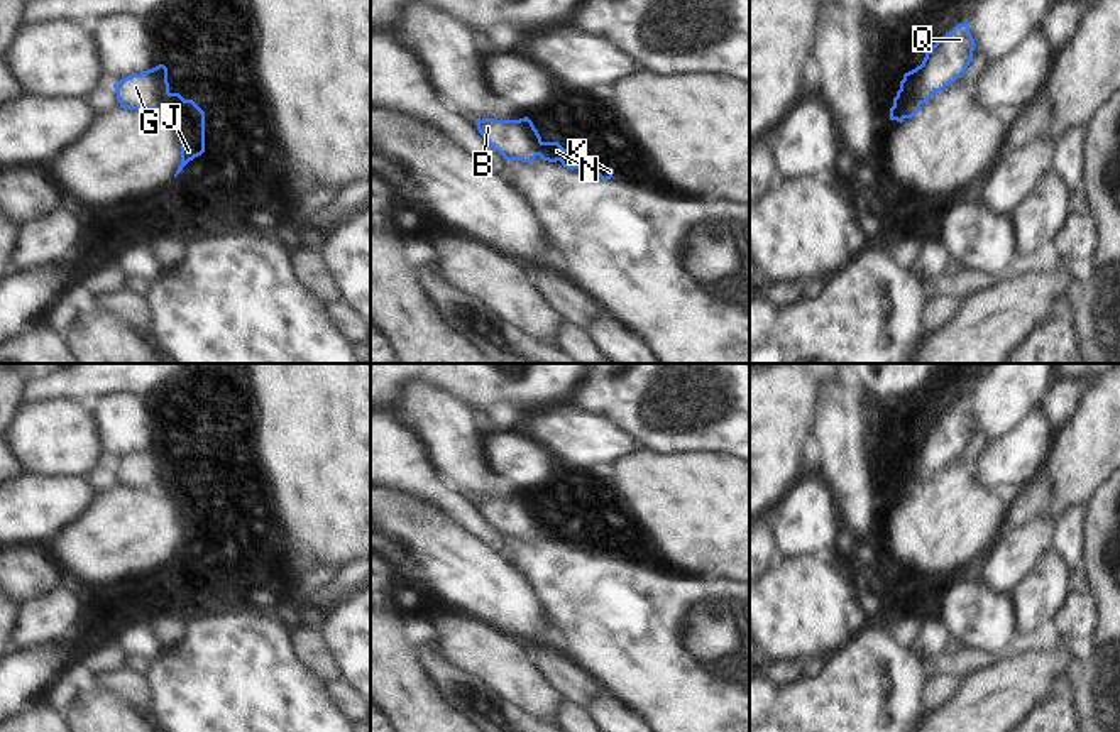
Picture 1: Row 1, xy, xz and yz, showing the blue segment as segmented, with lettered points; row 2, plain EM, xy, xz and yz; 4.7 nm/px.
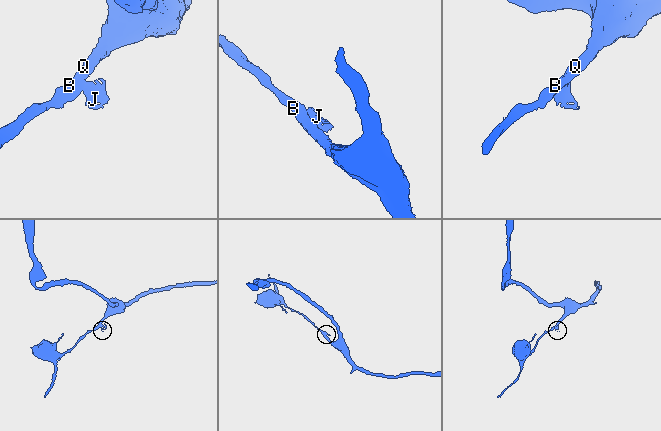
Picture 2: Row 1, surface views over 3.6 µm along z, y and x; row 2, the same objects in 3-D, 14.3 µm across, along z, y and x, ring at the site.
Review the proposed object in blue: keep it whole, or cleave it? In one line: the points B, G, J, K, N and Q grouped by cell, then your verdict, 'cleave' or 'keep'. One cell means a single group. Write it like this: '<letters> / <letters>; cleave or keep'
B G Q / J K N; cleave

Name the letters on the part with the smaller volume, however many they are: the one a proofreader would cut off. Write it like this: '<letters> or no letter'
J, K, N

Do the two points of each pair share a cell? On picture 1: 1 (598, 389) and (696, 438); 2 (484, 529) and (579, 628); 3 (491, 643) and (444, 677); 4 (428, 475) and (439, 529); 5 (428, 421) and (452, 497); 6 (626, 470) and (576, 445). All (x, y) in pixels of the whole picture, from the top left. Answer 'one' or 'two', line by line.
1: one
2: two
3: two
4: two
5: two
6: two

